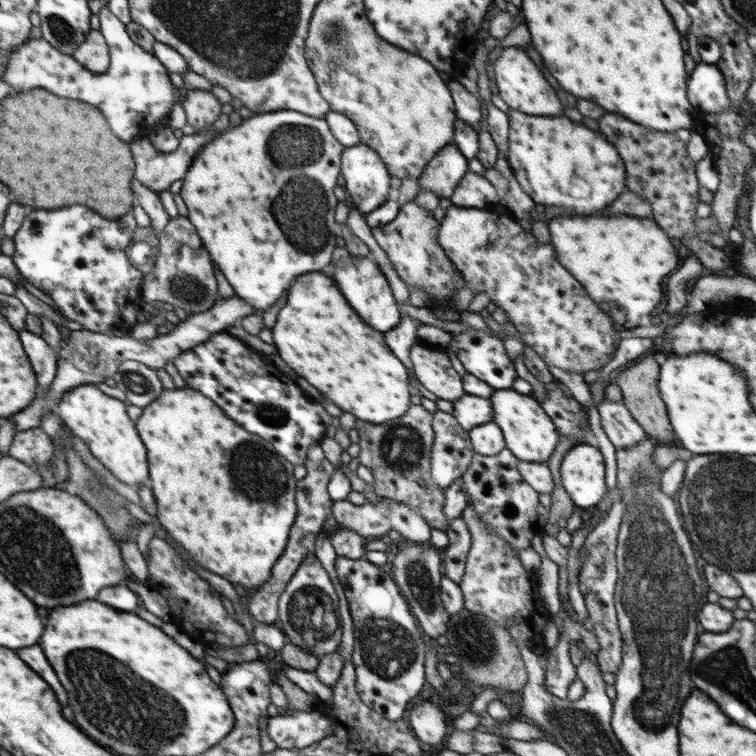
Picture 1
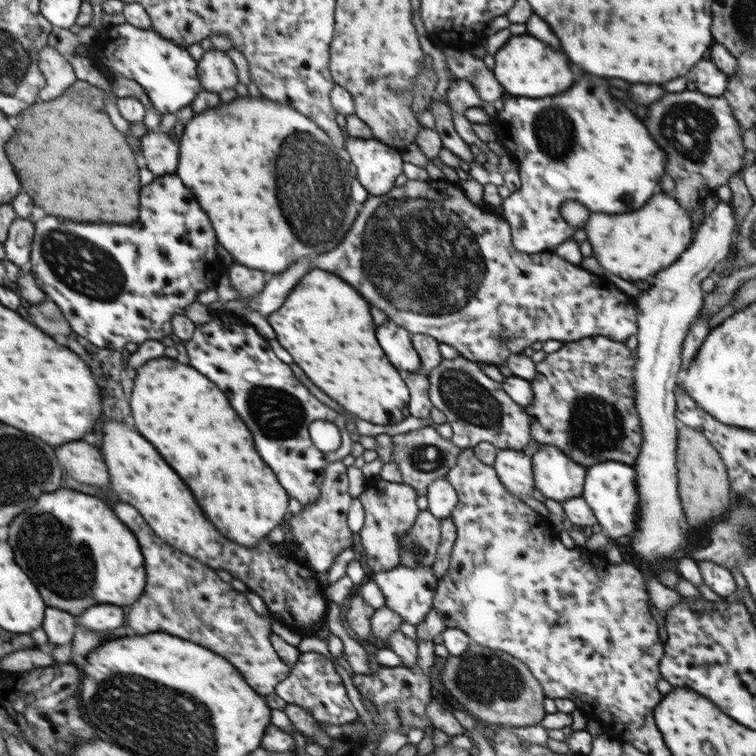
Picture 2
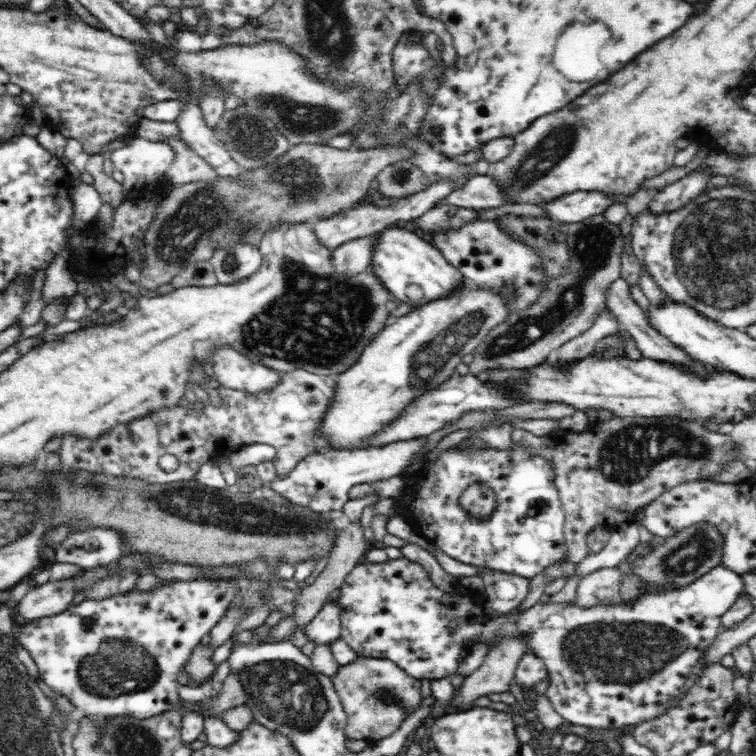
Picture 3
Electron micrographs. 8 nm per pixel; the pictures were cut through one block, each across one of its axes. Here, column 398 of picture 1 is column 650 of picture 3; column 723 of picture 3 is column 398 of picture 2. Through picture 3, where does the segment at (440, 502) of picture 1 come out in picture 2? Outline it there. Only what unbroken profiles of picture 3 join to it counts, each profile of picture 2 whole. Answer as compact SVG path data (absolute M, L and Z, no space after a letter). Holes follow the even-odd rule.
M436 425L424 426L424 428L391 437L391 460L398 464L403 484L410 486L419 496L427 496L428 486L434 480L447 475L448 471L456 466L458 454L462 450L451 440L442 438L436 431L436 427Z

